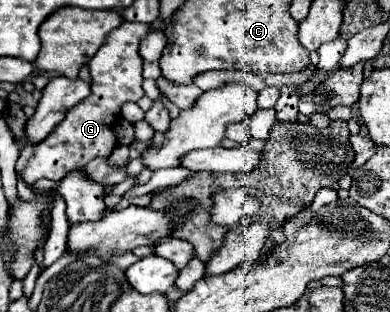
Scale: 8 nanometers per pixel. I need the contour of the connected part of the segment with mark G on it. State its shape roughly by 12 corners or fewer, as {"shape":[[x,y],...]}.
{"shape":[[122,22],[88,62],[91,94],[34,146],[30,184],[60,180],[116,148],[124,102],[140,100],[140,40]]}

